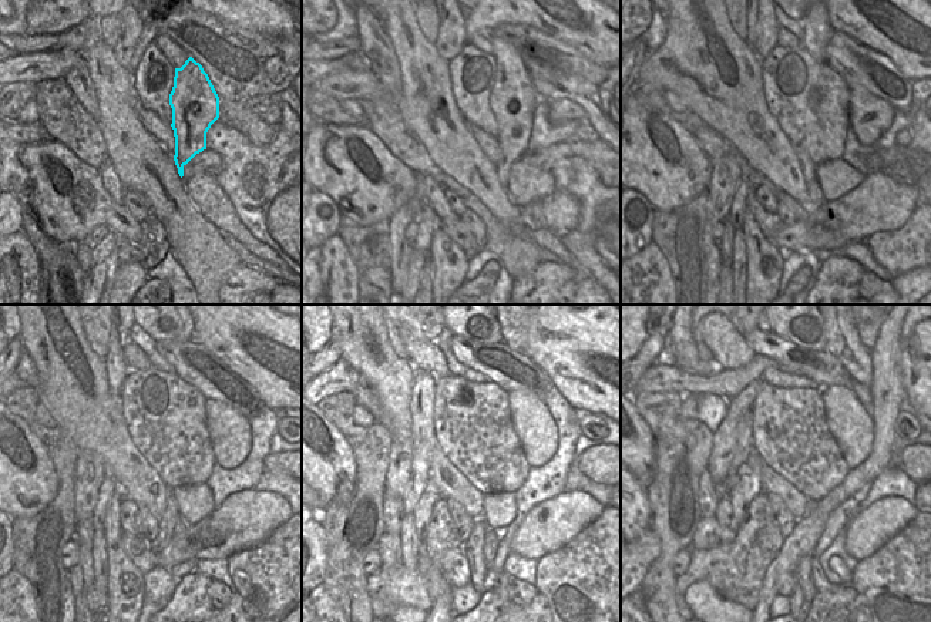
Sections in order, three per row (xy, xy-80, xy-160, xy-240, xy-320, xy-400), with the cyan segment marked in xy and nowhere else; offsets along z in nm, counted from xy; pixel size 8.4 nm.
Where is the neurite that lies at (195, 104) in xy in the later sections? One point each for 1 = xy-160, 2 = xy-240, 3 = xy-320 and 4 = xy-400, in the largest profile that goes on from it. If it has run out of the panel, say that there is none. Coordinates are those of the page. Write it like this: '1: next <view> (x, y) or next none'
1: next xy-160 (814, 26)
2: next xy-240 (185, 333)
3: next xy-320 (491, 540)
4: next xy-400 (803, 571)

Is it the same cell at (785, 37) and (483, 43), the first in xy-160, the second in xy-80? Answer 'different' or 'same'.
same

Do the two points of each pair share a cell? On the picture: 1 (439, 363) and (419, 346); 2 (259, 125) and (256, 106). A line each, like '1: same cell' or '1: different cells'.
1: same cell
2: different cells

